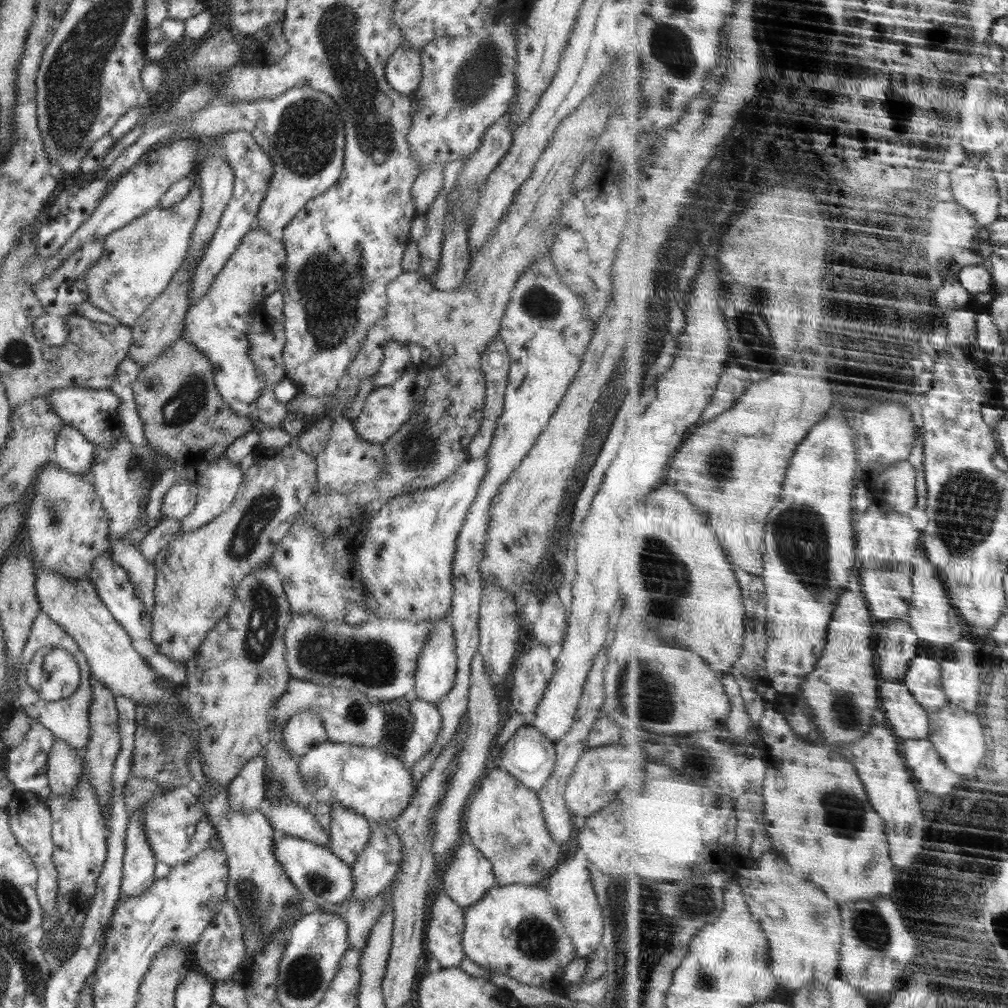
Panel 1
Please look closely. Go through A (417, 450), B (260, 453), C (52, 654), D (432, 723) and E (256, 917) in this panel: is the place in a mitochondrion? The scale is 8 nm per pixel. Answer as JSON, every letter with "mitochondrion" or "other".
{"A":"mitochondrion","B":"other","C":"mitochondrion","D":"other","E":"mitochondrion"}

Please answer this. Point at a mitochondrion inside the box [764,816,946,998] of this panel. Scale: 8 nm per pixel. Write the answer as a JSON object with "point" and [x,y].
{"point":[869,926]}

